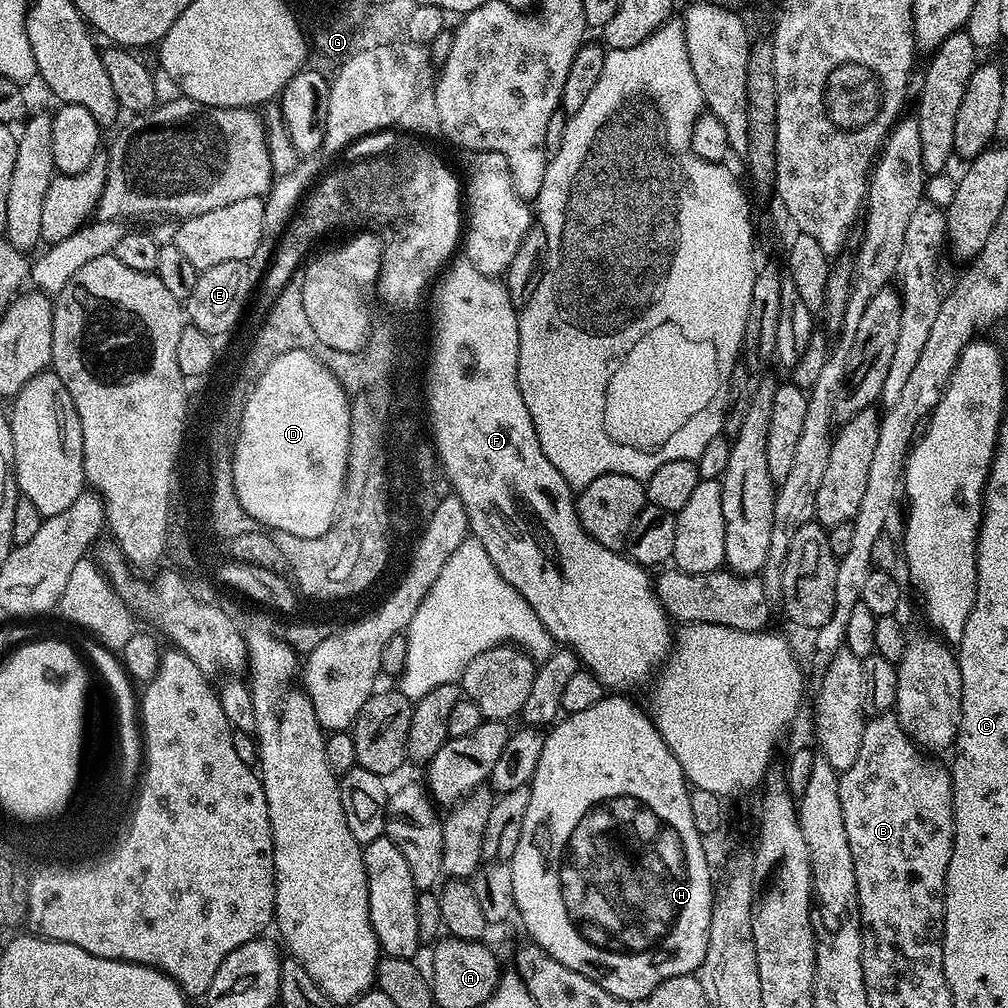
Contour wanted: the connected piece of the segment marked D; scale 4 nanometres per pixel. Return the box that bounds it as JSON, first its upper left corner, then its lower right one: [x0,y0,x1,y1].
[233,349,354,538]

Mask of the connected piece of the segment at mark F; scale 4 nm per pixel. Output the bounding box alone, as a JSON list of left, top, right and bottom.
[426,258,674,694]

